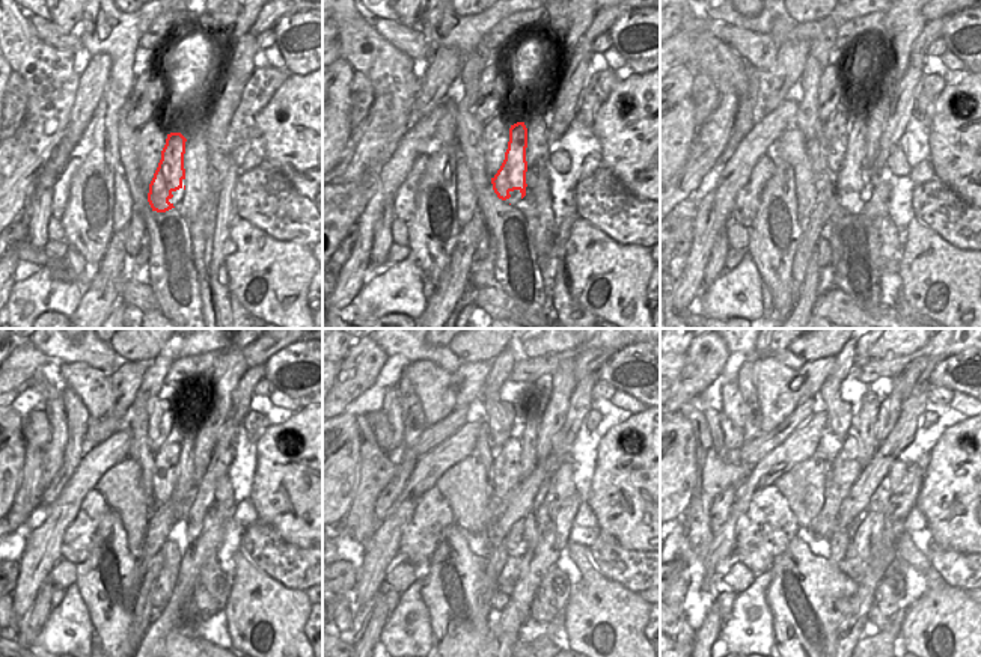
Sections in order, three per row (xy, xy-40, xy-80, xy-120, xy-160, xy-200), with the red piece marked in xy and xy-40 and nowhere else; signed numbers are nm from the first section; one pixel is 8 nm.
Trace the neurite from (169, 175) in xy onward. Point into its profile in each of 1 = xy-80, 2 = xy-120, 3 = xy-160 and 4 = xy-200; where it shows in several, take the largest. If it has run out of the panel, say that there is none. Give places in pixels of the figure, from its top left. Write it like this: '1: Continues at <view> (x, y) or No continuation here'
1: Continues at xy-80 (850, 177)
2: Continues at xy-120 (184, 491)
3: Continues at xy-160 (525, 428)
4: Continues at xy-200 (862, 427)

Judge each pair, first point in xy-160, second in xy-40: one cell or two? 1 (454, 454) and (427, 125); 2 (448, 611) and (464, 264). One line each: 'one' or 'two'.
1: one
2: two

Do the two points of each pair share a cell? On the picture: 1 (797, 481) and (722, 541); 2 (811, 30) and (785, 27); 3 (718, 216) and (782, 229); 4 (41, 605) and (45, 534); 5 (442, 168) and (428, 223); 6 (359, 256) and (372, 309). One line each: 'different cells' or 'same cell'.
1: different cells
2: same cell
3: different cells
4: different cells
5: same cell
6: different cells

